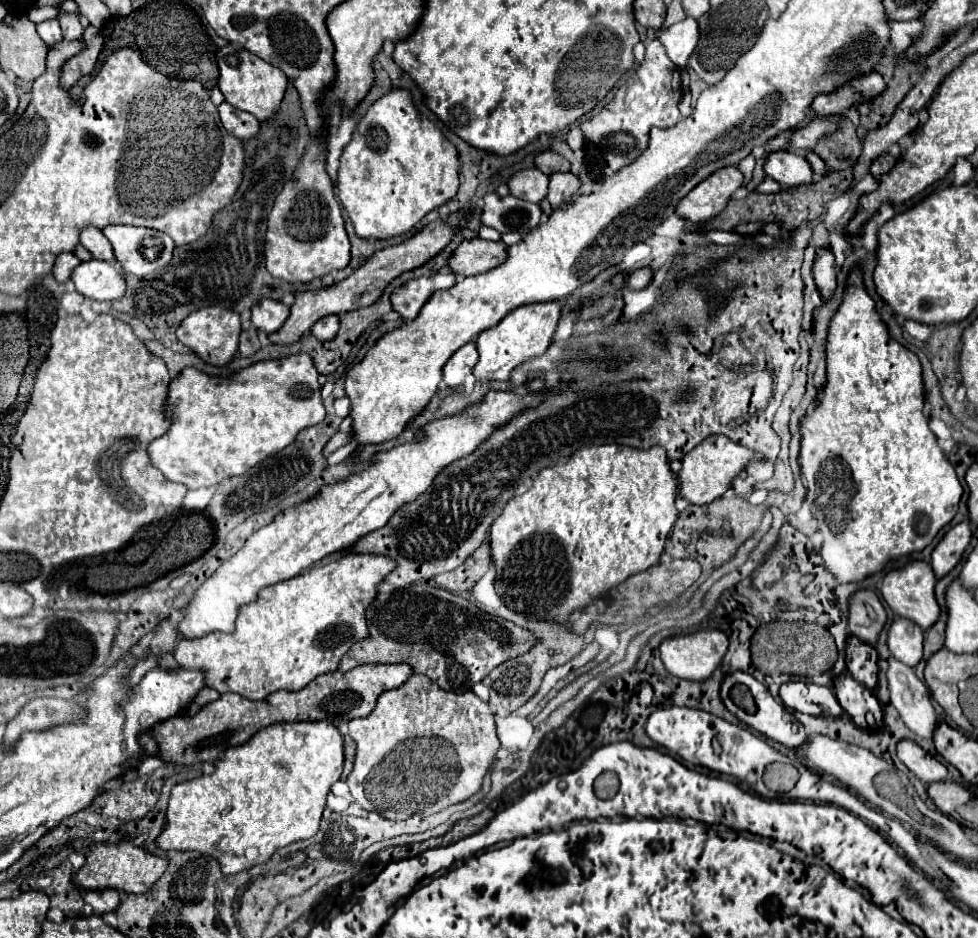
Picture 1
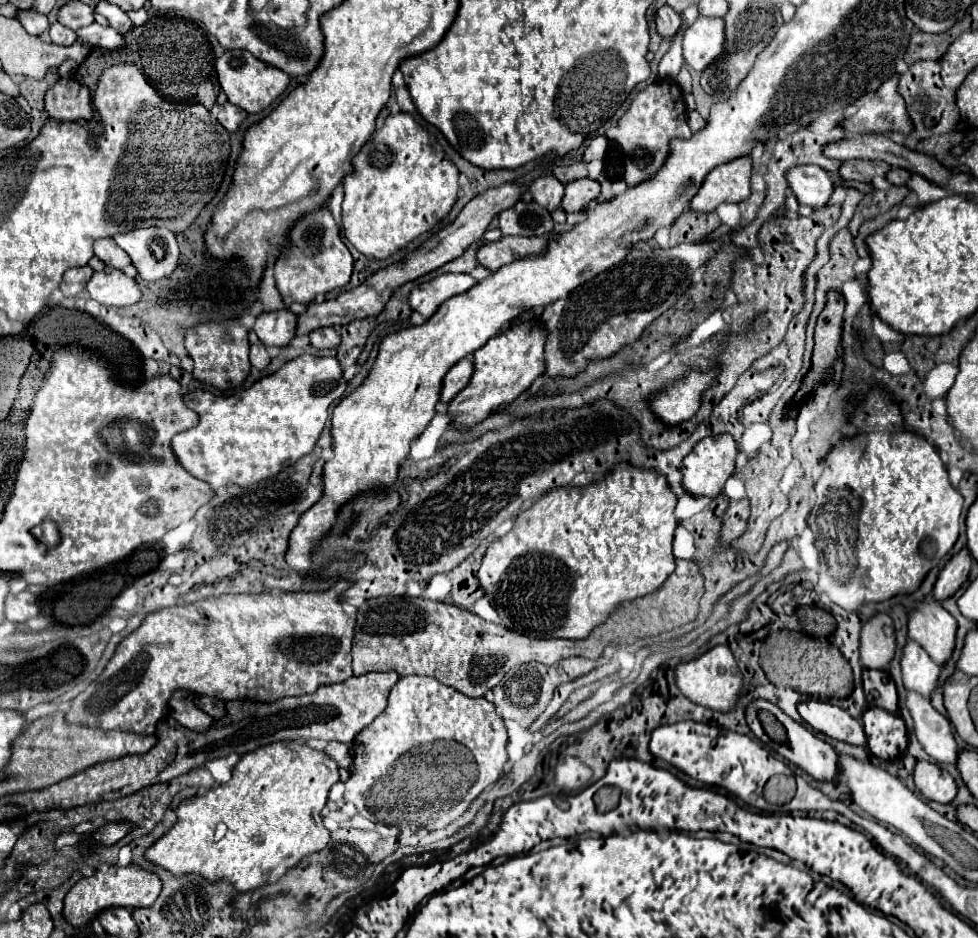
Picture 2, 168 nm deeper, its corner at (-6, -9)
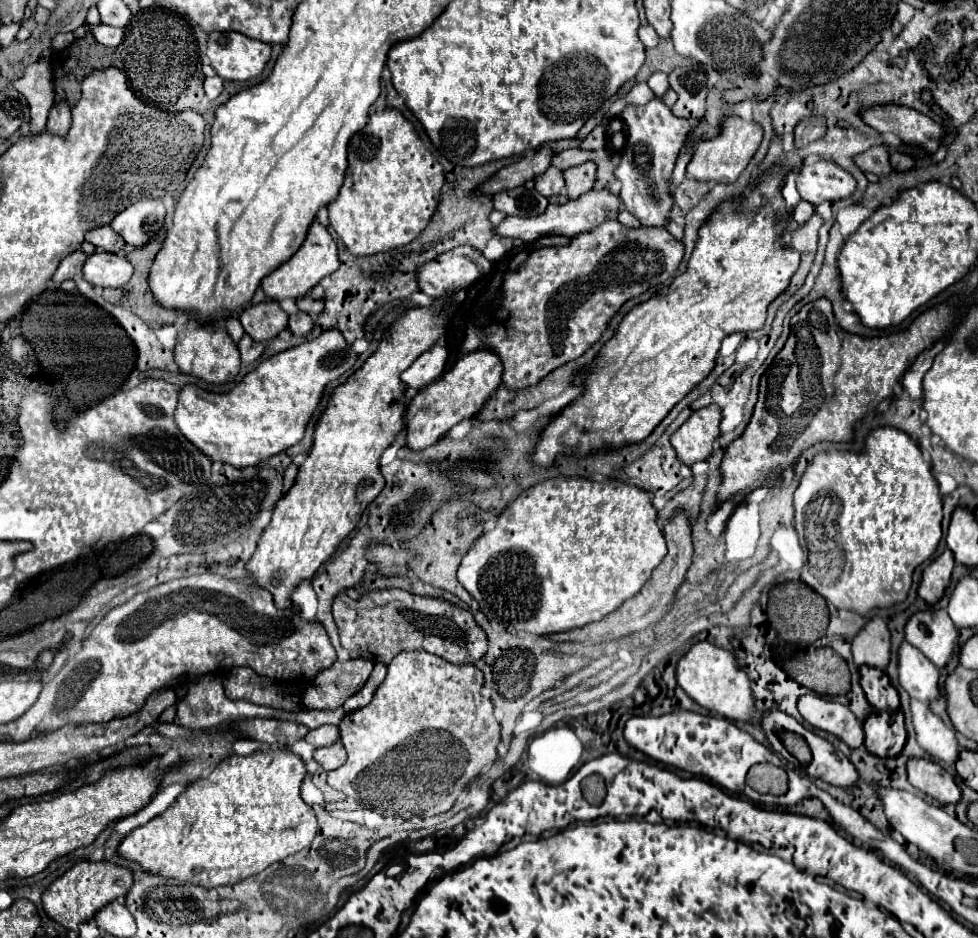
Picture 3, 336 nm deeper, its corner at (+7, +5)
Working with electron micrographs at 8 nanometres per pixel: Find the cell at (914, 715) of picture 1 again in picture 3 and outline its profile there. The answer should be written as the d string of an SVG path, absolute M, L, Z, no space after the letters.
M910 699L910 711L912 711L912 725L920 747L926 753L930 753L934 759L954 765L960 753L954 731L946 727L938 715L930 711L928 703Z

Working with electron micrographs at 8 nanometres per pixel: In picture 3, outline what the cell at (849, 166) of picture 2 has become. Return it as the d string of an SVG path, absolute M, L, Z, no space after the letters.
M872 147L852 159L858 169L864 173L876 173L876 175L888 175L890 173L890 163L888 163L888 149L886 147Z

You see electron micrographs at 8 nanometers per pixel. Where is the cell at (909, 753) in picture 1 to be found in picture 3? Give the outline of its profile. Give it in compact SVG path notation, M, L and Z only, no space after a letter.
M912 757L906 769L908 781L924 795L940 803L956 803L960 799L960 789L954 783L954 777L946 769L942 769L936 761Z

